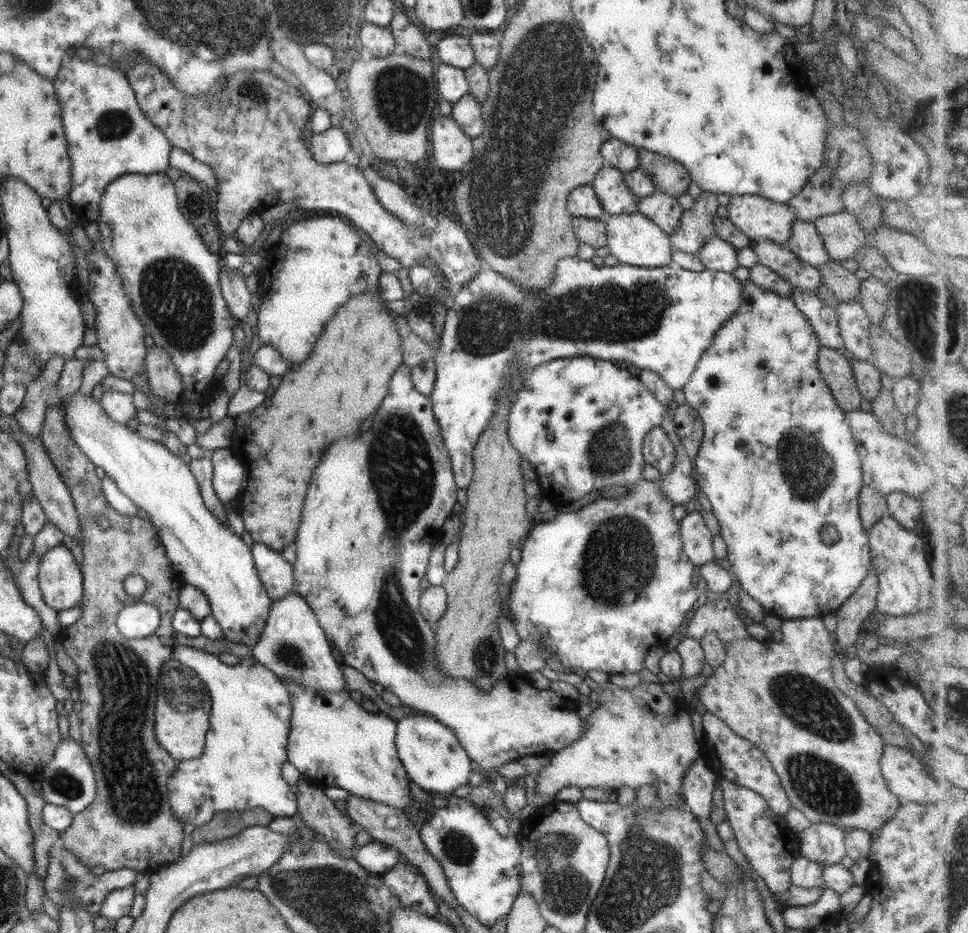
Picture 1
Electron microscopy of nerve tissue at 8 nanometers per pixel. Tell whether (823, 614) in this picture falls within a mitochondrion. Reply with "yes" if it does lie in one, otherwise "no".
no

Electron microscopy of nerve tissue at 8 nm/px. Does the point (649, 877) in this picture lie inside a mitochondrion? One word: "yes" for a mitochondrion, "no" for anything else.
yes

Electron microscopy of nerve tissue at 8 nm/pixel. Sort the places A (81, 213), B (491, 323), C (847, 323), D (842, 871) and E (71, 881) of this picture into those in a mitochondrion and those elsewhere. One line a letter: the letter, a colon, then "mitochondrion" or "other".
A: other
B: mitochondrion
C: other
D: other
E: mitochondrion

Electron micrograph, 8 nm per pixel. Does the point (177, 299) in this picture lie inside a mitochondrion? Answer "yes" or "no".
yes

